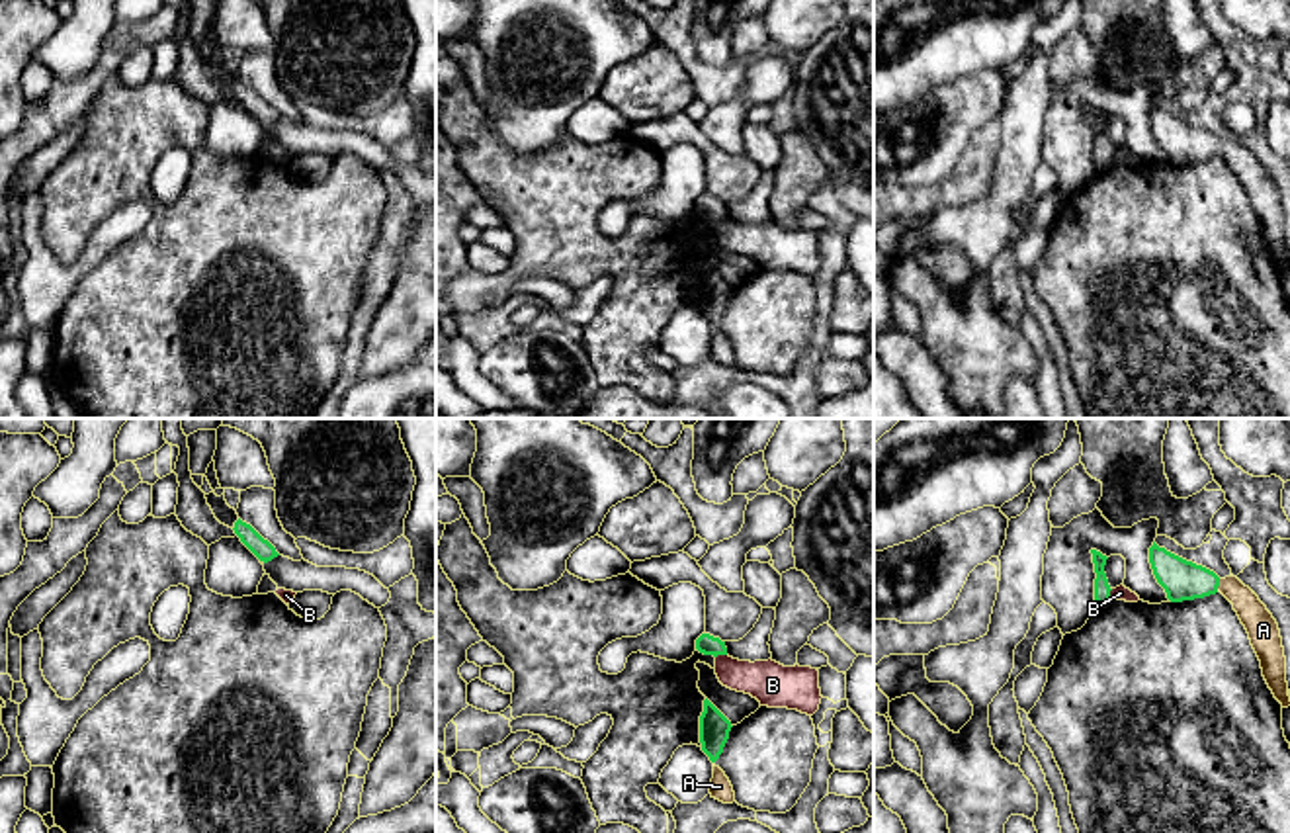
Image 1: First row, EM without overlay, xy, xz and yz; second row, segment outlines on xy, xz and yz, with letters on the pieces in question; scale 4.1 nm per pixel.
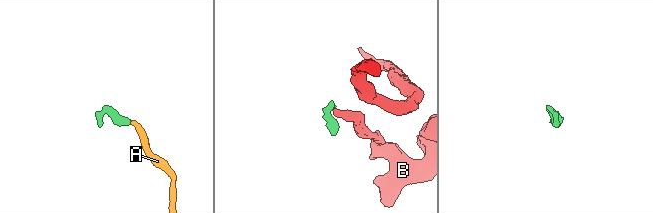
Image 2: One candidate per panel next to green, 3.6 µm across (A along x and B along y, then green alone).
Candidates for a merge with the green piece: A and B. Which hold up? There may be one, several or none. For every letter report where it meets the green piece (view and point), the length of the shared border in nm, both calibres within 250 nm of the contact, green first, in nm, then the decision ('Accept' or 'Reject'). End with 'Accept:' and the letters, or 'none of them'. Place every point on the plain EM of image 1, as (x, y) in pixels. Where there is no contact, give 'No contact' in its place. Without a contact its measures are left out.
A: Touches green at yz (1218, 147). Shared border 50 nm. Thickness 160 nm (green) against 120 nm. Accept
B: Touches green at xz (720, 216). Shared border 50 nm. Thickness 90 nm (green) against 180 nm. Reject
Accept: A

